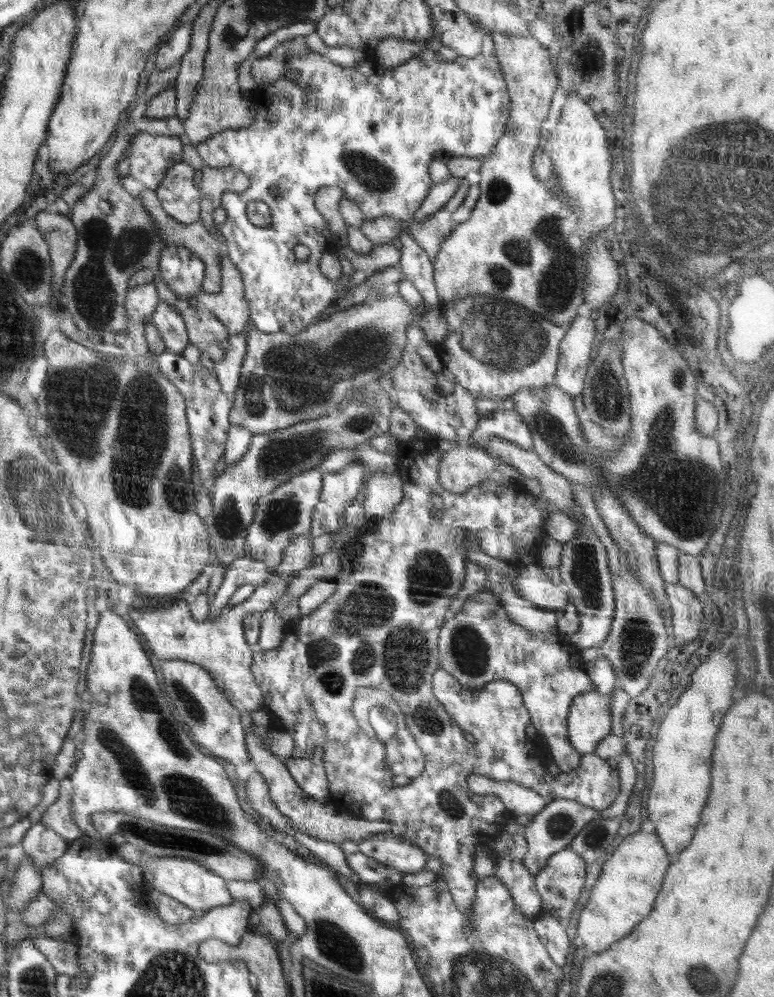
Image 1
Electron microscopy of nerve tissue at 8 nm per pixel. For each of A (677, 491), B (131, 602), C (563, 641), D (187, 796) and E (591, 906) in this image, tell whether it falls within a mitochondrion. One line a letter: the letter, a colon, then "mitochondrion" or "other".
A: mitochondrion
B: other
C: other
D: mitochondrion
E: other

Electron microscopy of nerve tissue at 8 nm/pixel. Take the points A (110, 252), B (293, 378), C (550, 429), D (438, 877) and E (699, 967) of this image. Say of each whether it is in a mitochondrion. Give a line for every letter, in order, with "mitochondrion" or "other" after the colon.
A: mitochondrion
B: mitochondrion
C: mitochondrion
D: other
E: mitochondrion

